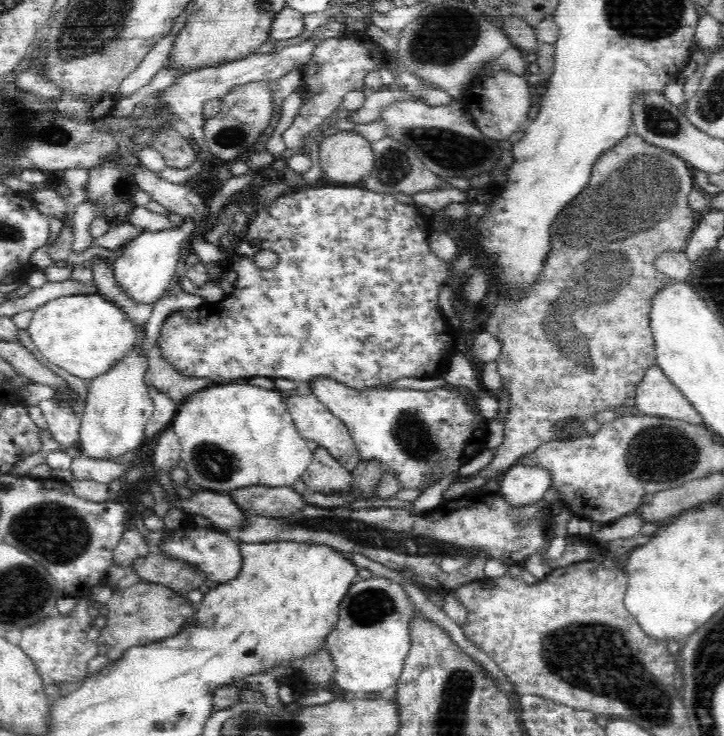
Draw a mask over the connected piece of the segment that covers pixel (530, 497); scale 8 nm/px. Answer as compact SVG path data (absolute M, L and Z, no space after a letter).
M516 464L499 477L499 494L512 506L528 506L540 502L550 483L545 468Z

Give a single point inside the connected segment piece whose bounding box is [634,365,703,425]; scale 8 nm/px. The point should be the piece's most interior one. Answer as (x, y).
(656, 394)

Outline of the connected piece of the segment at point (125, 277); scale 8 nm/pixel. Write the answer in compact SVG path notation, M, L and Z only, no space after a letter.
M189 217L180 227L156 232L143 231L135 237L112 266L117 285L123 293L140 304L155 303L171 285L186 240L192 236L195 228L194 220Z

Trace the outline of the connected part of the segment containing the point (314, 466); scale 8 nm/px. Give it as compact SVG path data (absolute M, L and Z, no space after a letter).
M317 446L308 469L302 473L302 482L308 491L327 493L342 491L347 493L353 486L351 473L339 464L336 457L330 455L326 447Z

